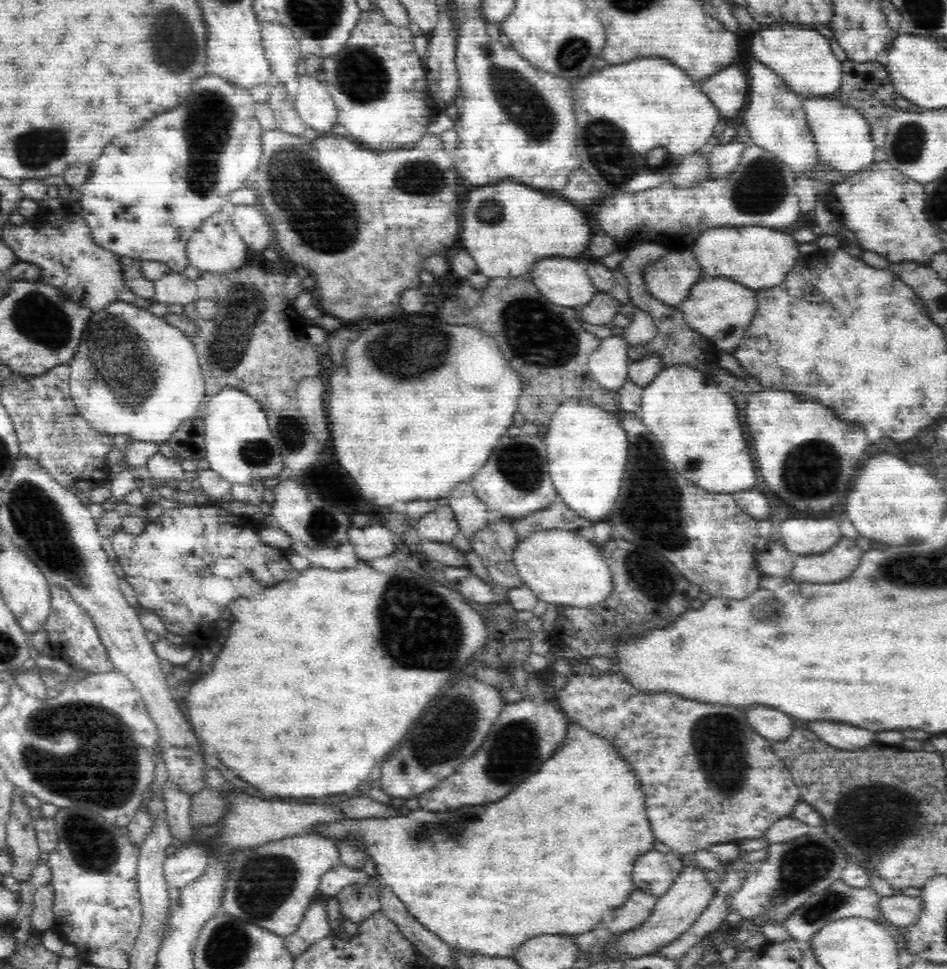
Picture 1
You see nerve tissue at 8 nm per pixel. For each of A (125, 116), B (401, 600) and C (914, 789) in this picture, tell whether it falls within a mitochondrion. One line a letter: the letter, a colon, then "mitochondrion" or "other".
A: other
B: mitochondrion
C: other

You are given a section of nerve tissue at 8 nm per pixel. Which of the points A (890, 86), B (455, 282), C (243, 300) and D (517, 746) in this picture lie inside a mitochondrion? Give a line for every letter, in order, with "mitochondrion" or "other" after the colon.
A: other
B: other
C: mitochondrion
D: mitochondrion

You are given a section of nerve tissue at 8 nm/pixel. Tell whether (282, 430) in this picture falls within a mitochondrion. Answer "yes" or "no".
yes

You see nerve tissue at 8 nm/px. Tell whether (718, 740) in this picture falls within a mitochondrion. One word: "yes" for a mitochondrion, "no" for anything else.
yes

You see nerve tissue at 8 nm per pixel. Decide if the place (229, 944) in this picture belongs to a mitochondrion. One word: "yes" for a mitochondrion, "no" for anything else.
yes

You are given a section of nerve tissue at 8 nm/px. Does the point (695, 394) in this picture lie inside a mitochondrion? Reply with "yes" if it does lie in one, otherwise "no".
no

